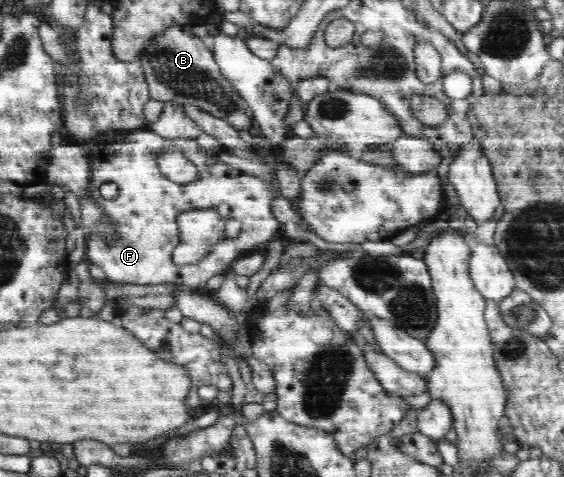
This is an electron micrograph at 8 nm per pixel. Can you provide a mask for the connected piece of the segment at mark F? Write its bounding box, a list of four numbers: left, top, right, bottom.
[84,129,282,290]

